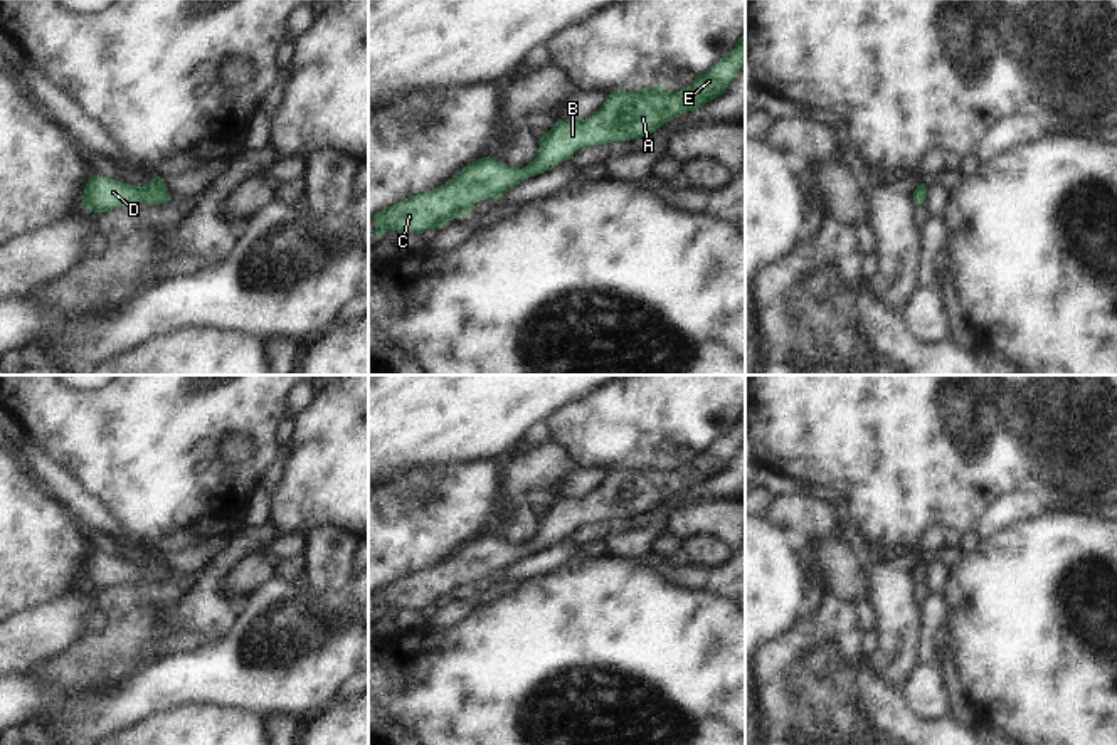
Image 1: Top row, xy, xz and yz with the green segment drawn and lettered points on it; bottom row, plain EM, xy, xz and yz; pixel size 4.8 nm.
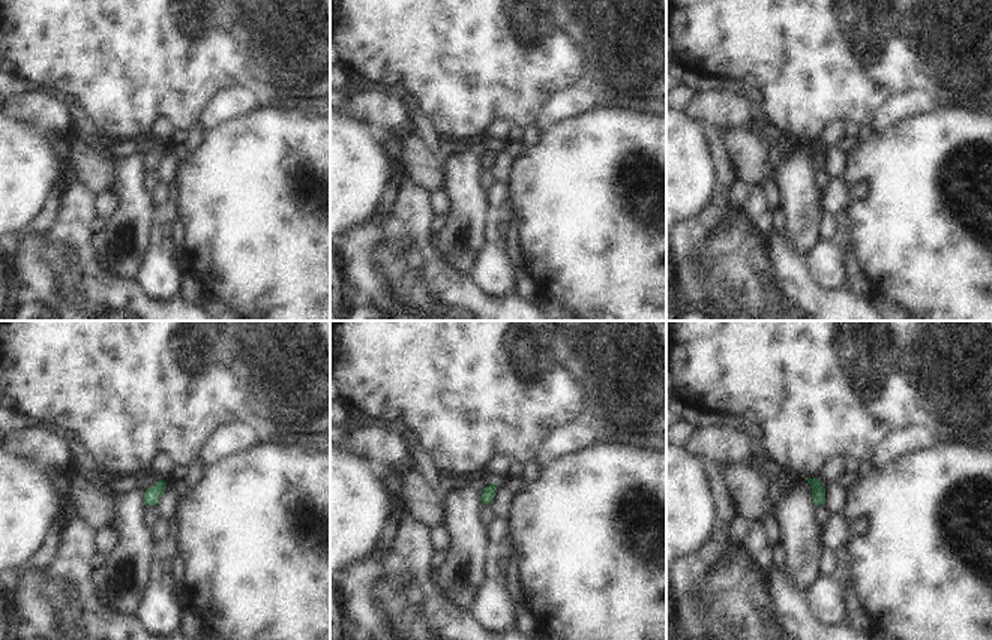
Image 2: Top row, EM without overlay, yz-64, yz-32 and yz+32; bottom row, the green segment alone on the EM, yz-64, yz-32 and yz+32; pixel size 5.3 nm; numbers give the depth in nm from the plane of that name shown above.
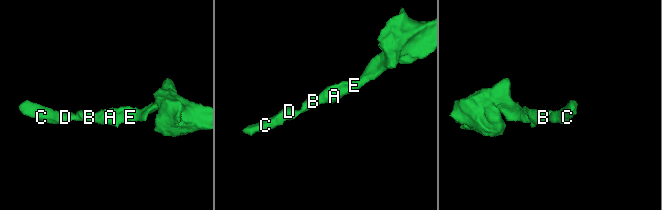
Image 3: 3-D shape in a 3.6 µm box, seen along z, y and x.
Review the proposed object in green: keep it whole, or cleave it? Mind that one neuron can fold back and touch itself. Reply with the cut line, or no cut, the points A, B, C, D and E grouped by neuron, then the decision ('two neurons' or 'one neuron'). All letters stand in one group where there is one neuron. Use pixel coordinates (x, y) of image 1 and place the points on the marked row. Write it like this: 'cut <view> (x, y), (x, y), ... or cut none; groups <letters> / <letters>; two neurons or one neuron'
cut none; groups A B C D E; one neuron

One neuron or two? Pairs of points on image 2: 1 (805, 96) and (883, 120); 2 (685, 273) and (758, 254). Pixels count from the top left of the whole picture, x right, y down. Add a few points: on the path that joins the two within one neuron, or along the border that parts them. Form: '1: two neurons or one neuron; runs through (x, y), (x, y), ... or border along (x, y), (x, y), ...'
1: two neurons; border along (899, 92), (883, 105), (871, 123)
2: one neuron; runs through (703, 273), (715, 273), (725, 267), (740, 267)

